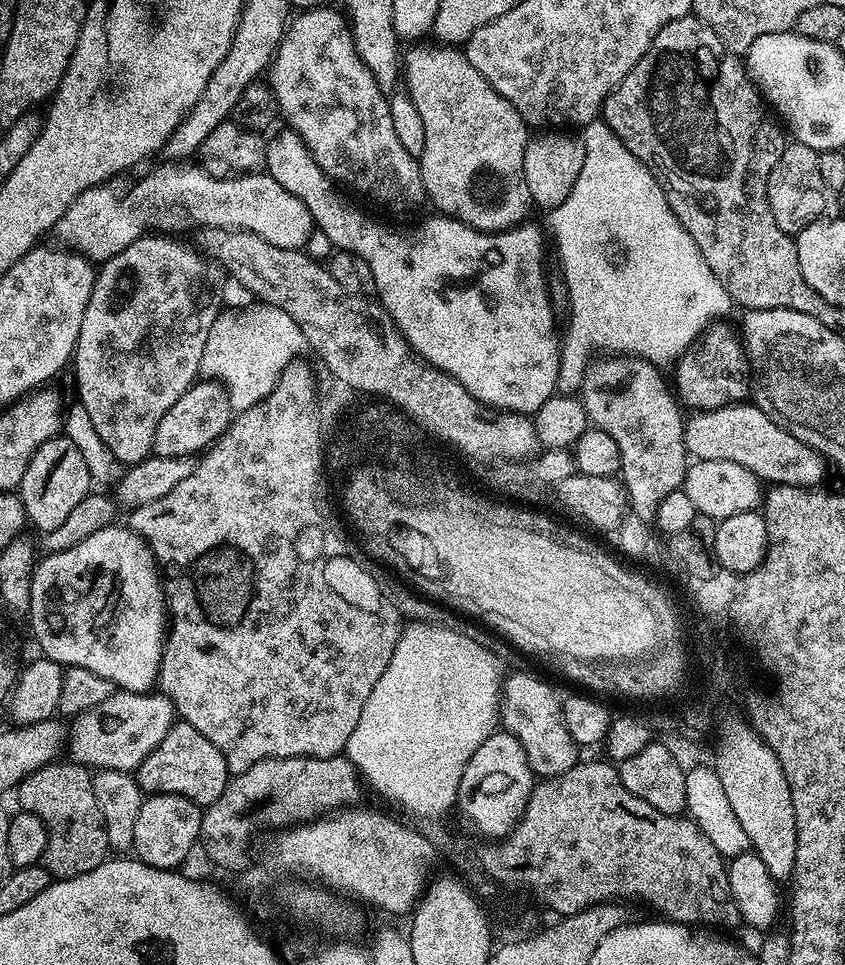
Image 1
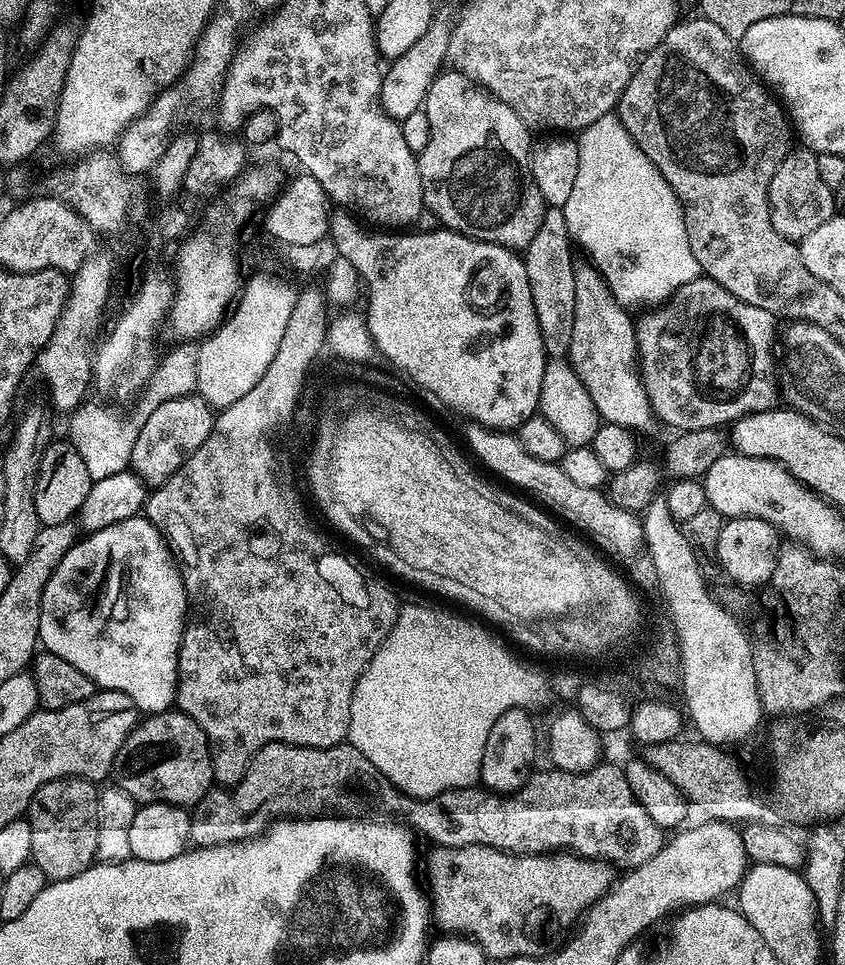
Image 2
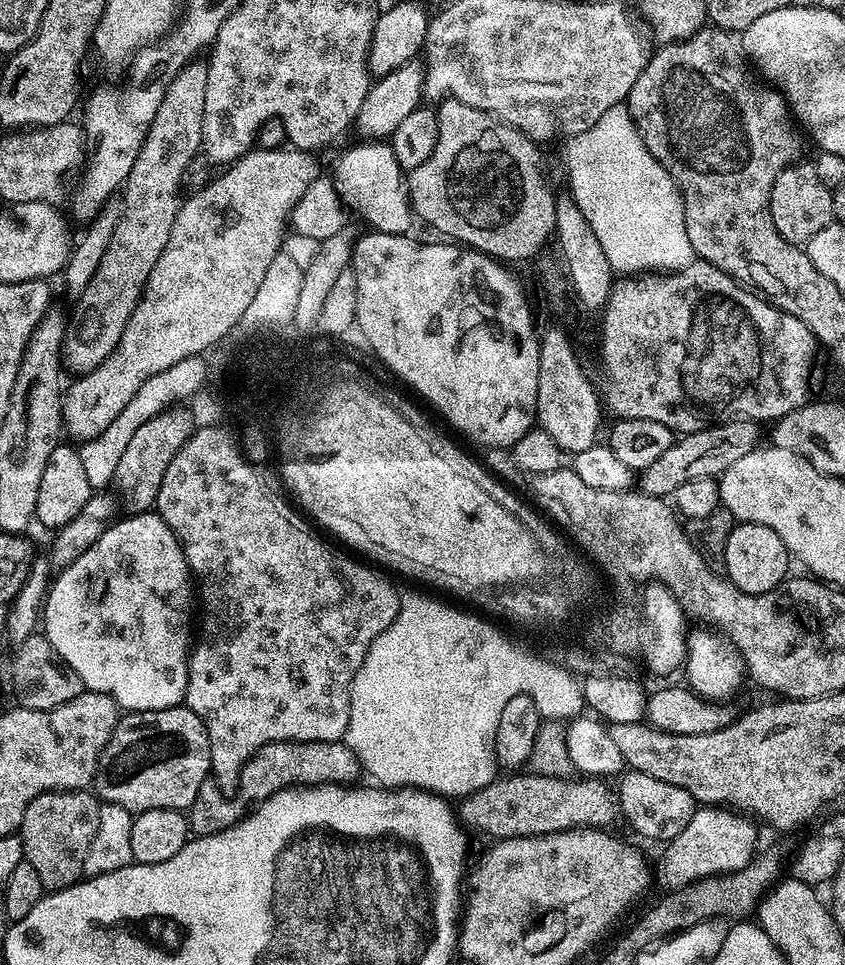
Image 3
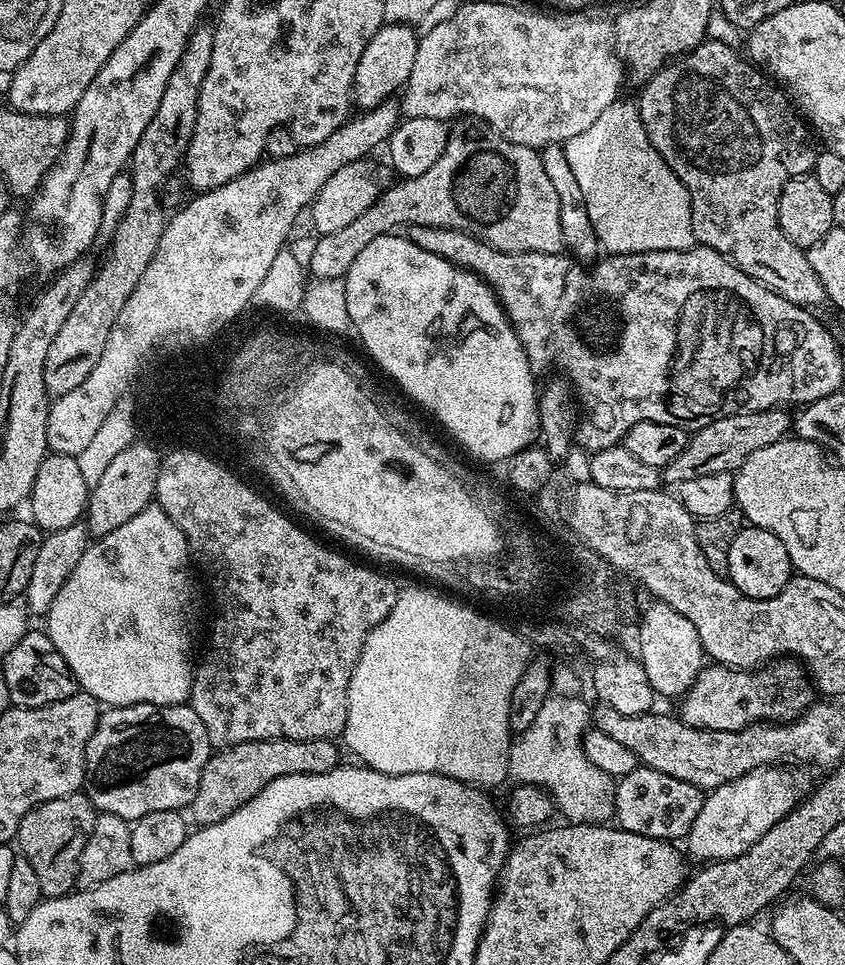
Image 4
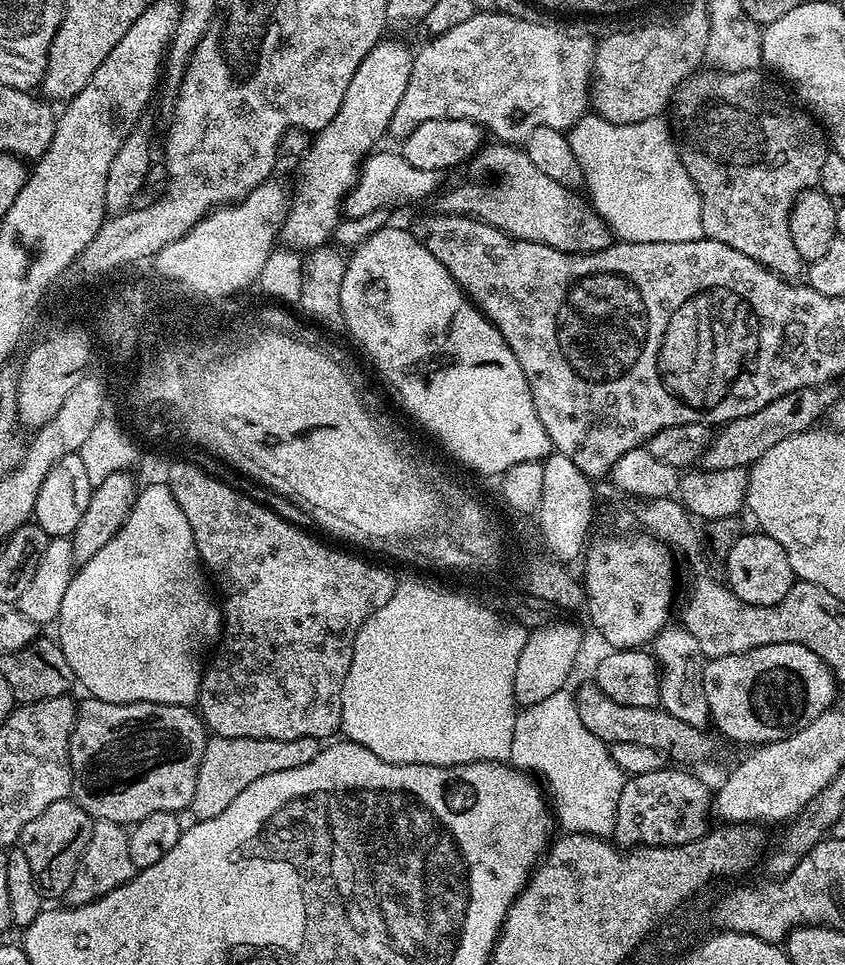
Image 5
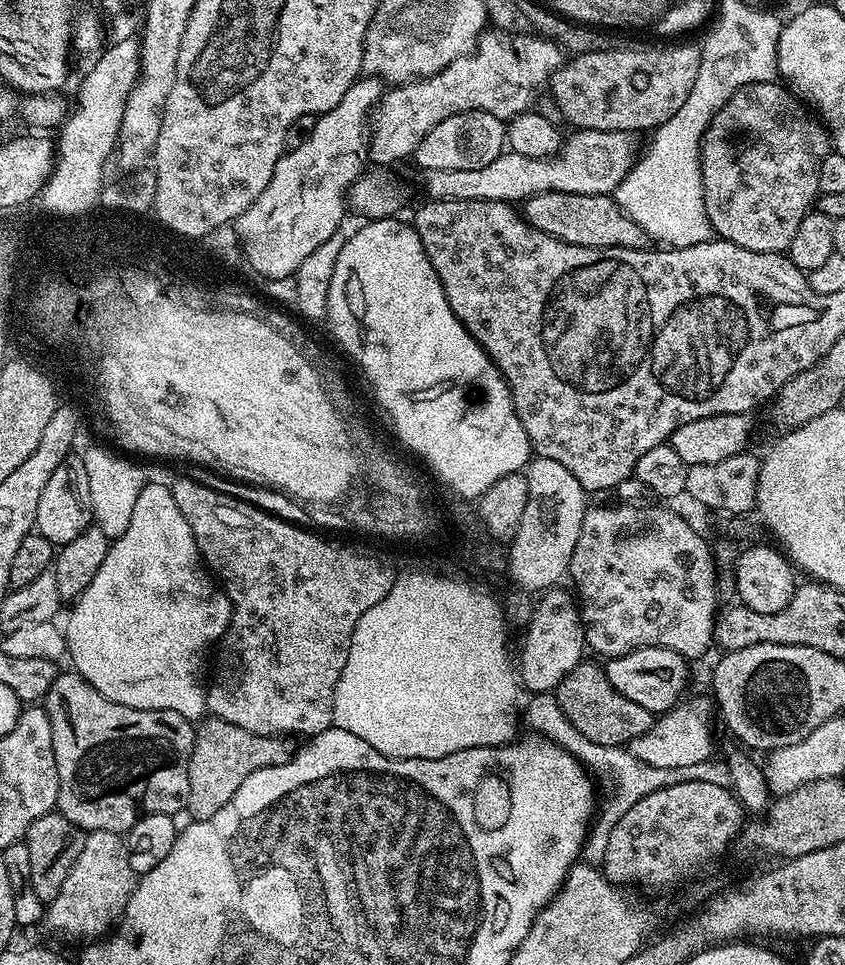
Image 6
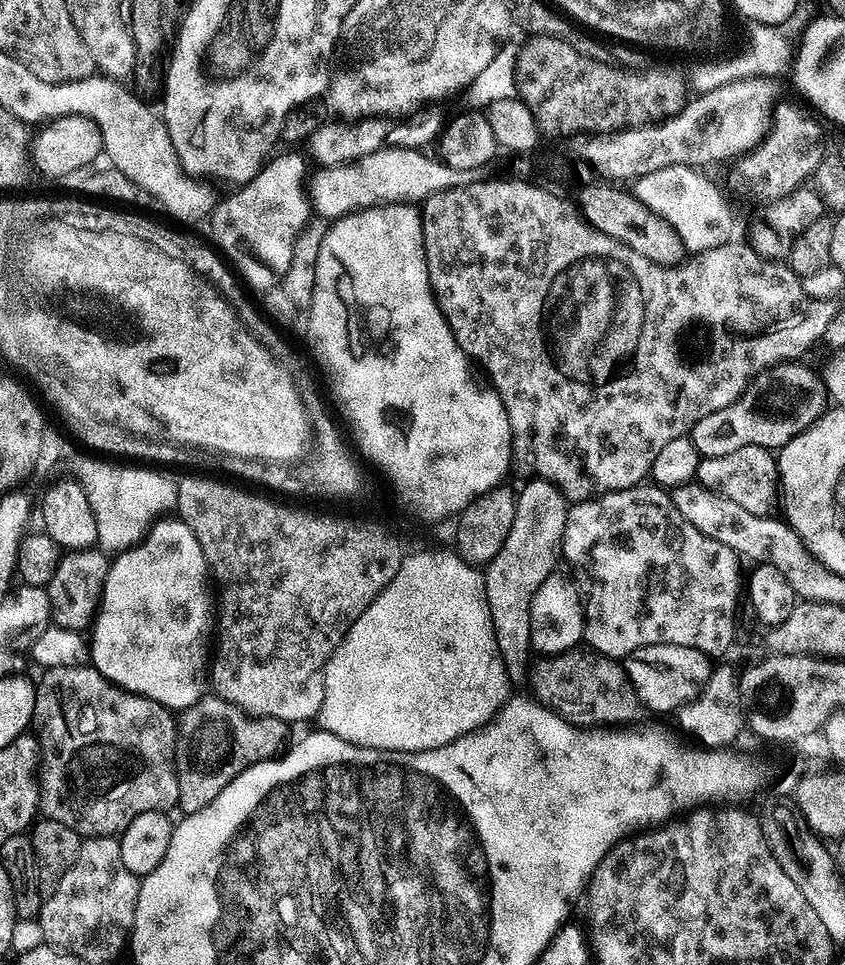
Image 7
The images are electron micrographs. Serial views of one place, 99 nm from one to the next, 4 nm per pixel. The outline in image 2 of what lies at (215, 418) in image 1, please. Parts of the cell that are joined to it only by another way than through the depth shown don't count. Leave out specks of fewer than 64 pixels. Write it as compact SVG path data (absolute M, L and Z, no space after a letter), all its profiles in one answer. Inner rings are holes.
M199 394L162 402L162 406L150 414L142 430L138 430L132 451L131 471L150 486L164 483L184 465L194 450L198 450L198 446L202 446L202 442L206 442L213 419L212 405L206 403Z

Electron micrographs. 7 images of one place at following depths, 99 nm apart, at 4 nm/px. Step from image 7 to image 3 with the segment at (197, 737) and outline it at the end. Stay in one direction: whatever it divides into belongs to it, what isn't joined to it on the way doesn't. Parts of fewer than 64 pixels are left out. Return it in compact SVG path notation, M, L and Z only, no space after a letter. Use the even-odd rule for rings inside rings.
M287 740L277 744L267 744L258 749L246 762L242 770L240 789L236 791L235 796L231 798L223 796L218 786L211 782L206 782L202 790L198 790L198 798L194 798L192 807L186 812L188 826L196 836L218 834L244 819L253 806L261 804L284 789L324 784L352 786L357 783L355 780L359 776L362 776L360 759L348 749L347 744L339 740L334 742Z

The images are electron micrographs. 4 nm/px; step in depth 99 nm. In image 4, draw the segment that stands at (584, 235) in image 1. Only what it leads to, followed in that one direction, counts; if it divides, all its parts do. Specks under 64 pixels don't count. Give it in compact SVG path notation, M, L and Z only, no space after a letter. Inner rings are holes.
M621 98L606 106L594 126L574 134L563 146L605 253L683 252L693 247L690 194L650 142L633 101Z

